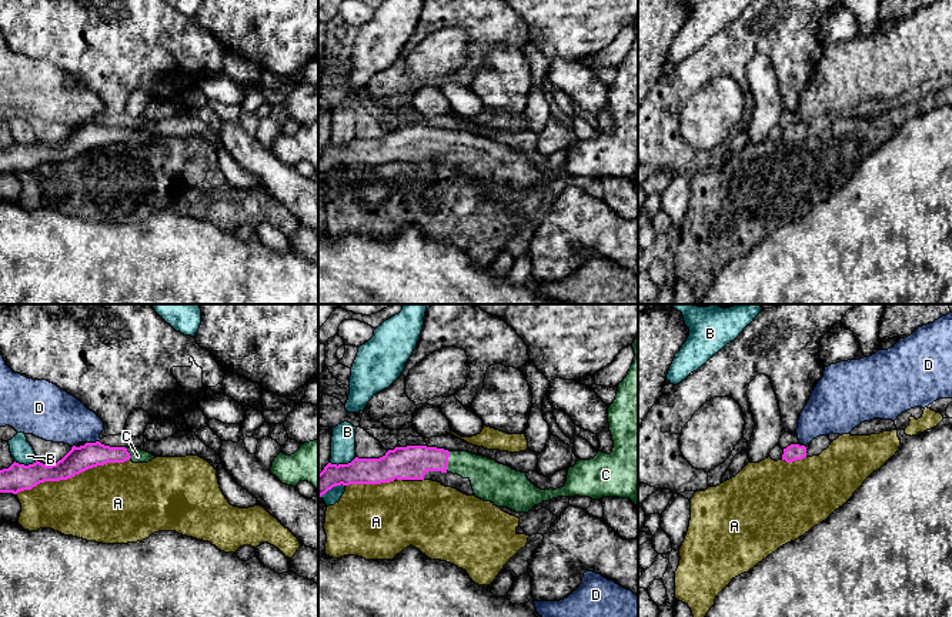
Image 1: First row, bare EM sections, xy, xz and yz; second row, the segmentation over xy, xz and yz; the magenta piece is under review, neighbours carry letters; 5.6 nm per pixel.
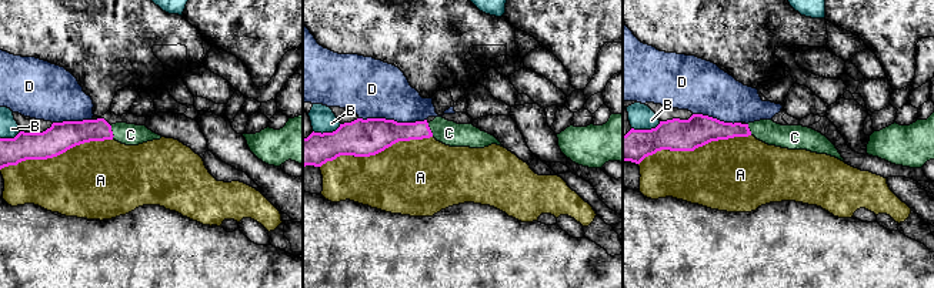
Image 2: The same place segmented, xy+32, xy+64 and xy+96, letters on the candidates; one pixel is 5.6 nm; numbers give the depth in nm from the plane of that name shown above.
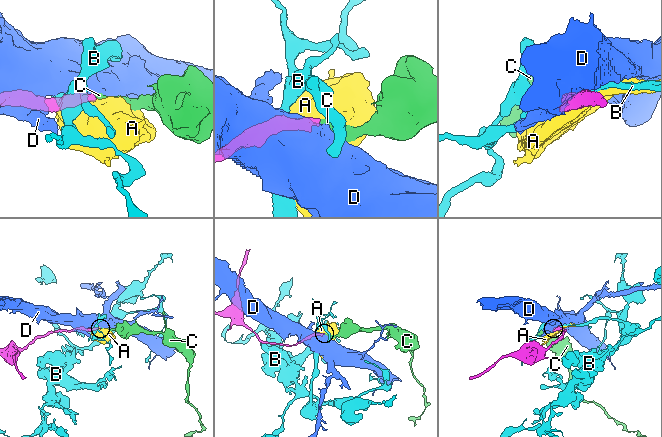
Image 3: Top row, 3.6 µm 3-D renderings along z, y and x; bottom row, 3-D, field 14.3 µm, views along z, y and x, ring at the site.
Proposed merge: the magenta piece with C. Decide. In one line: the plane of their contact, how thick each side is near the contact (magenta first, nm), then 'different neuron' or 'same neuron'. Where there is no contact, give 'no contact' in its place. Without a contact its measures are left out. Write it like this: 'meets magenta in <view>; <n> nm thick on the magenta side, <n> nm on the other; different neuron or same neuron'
meets magenta in xz; 190 nm thick on the magenta side, 200 nm on the other; same neuron

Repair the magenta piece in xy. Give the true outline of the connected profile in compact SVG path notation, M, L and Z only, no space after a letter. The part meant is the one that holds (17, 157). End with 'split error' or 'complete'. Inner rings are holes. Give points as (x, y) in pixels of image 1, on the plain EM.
M100 121L86 123L76 127L56 144L46 146L40 141L24 146L13 143L9 149L0 150L0 173L17 174L23 170L31 170L44 161L60 161L74 157L88 149L104 146L107 143L148 143L156 136L140 130L138 127L110 127Z; split error

